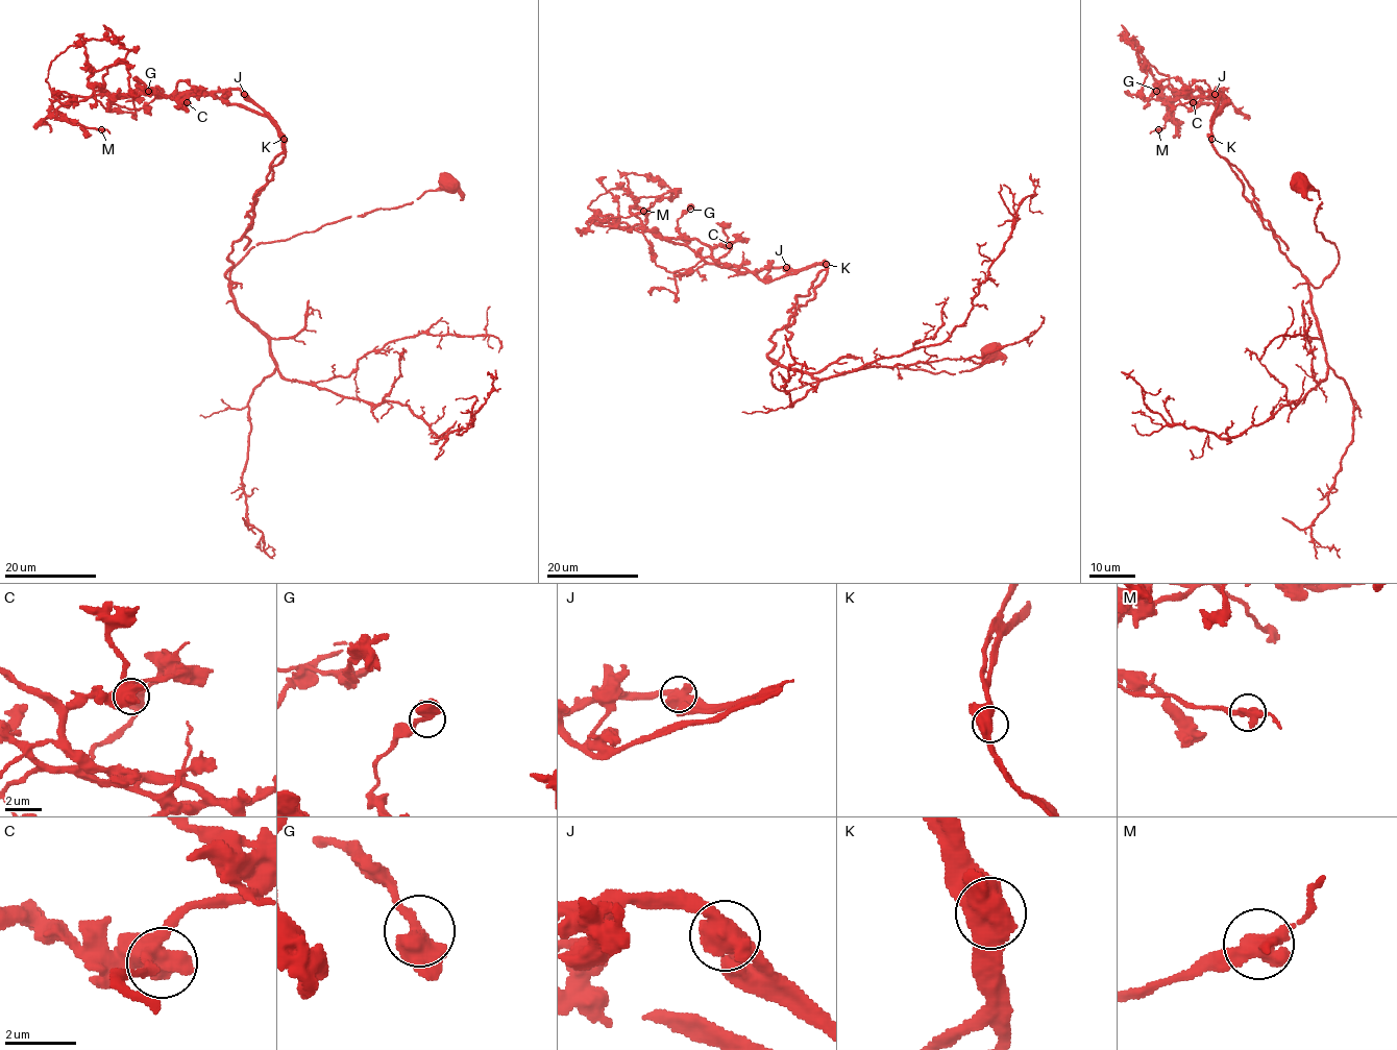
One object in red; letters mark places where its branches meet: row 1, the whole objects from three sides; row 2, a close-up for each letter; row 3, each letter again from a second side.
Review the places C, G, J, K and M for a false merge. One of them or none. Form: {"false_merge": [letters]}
{"false_merge": ["K"]}

